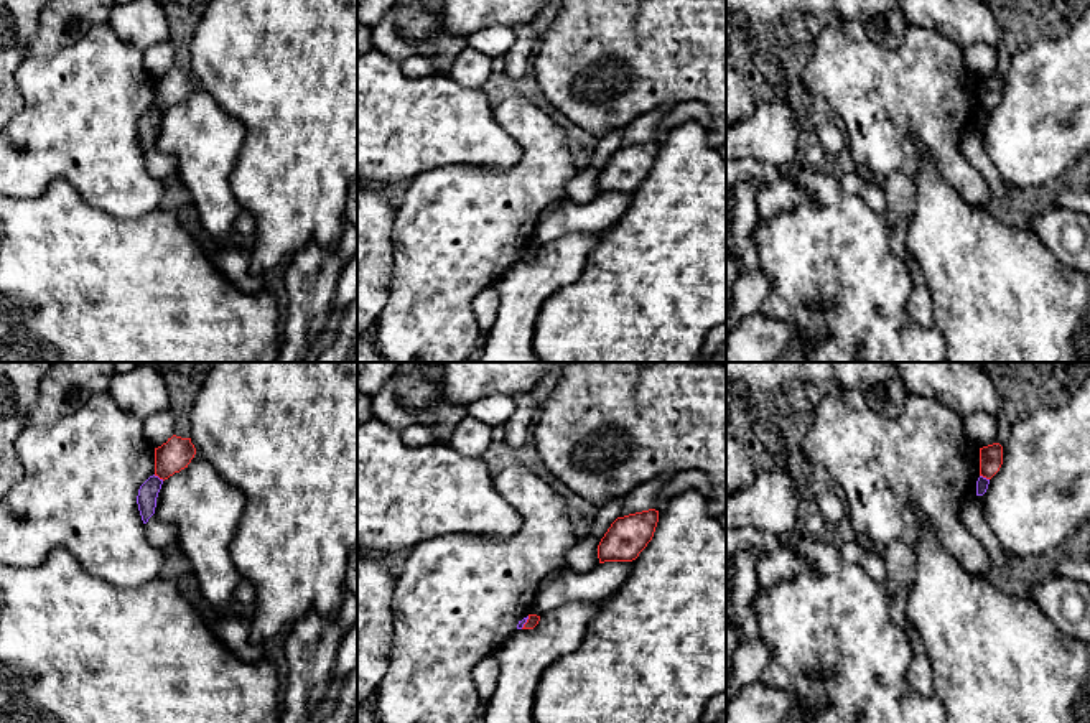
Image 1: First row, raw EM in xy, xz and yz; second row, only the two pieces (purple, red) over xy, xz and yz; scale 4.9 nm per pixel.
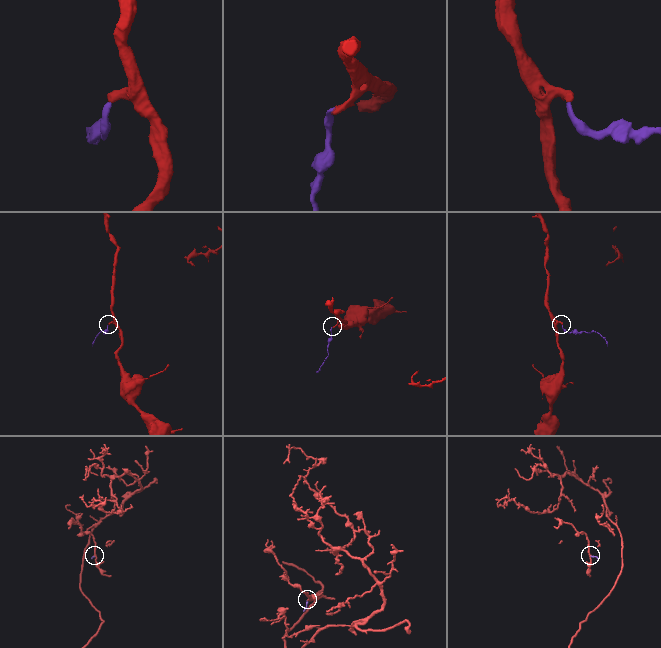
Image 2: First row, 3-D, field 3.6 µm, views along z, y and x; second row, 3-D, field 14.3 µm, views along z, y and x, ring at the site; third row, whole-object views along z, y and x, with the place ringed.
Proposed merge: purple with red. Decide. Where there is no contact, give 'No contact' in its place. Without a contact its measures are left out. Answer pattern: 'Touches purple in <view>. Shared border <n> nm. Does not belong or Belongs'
Touches purple in xy. Shared border 60 nm. Does not belong

